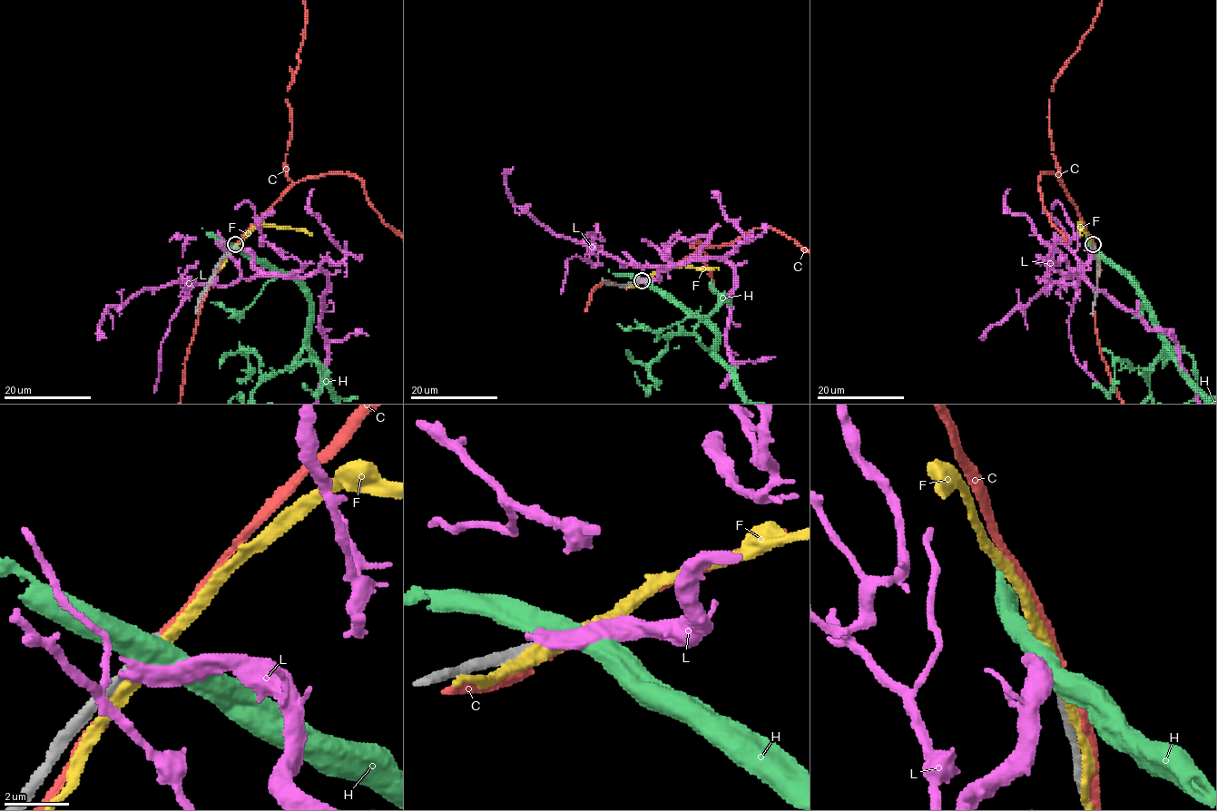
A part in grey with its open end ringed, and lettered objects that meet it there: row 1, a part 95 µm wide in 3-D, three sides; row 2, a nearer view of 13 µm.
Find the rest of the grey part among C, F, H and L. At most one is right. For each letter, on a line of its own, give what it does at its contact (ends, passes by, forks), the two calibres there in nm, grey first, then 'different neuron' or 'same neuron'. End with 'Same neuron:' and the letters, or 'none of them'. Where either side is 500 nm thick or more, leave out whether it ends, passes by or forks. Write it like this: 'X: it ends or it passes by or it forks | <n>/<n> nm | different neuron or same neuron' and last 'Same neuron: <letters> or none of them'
C: it passes by | 400/200 nm | different neuron
F: it passes by | 300/360 nm | different neuron
H: 320/600 nm | different neuron
L: 400/550 nm | different neuron
Same neuron: none of them

